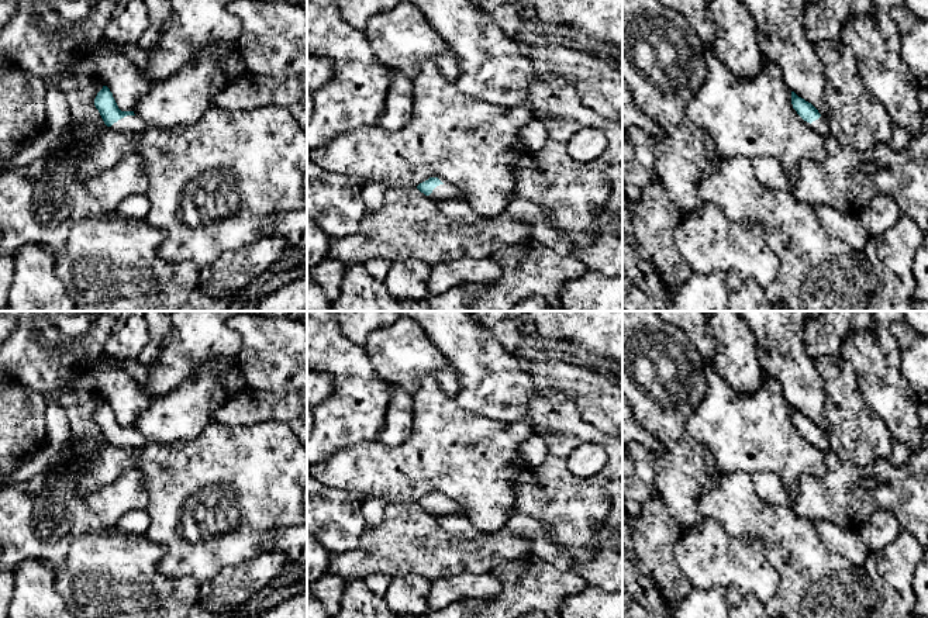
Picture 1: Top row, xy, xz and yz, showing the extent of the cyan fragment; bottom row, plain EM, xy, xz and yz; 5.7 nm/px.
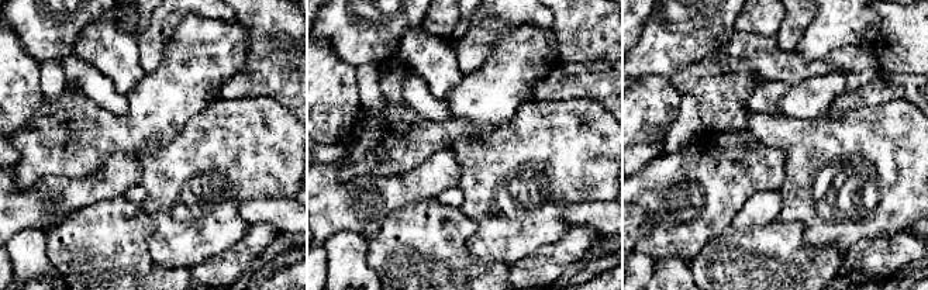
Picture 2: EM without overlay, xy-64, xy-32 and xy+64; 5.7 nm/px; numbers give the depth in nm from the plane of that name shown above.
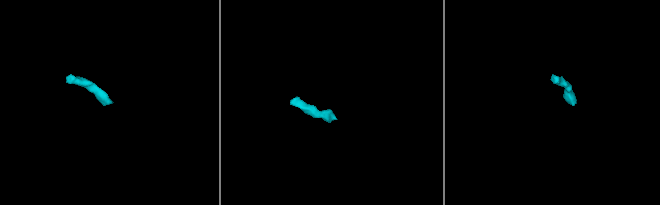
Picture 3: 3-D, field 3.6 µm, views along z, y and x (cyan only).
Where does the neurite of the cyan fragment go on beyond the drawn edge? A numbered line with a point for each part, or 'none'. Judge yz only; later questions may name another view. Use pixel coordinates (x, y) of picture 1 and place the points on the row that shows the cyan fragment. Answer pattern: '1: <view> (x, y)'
1: yz (820, 125)

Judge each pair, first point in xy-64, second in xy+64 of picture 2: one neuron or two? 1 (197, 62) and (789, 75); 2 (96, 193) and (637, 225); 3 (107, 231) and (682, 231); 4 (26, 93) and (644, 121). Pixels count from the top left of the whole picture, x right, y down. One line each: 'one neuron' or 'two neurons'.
1: two neurons
2: two neurons
3: two neurons
4: one neuron

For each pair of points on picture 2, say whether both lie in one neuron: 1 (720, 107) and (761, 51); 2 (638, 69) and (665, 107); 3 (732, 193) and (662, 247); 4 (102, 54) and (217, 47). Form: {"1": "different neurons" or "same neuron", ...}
{"1": "same neuron", "2": "different neurons", "3": "same neuron", "4": "different neurons"}

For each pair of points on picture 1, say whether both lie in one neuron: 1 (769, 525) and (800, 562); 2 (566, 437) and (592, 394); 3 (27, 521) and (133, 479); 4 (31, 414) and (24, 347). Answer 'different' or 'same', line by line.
1: same
2: different
3: same
4: different

